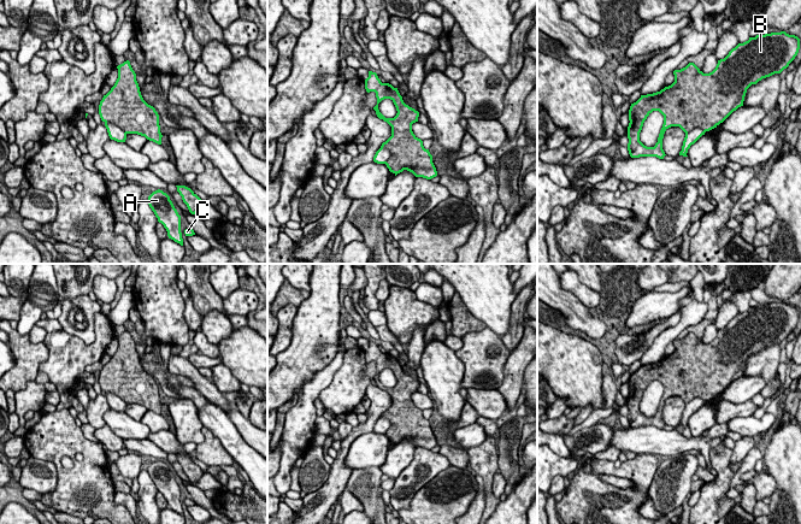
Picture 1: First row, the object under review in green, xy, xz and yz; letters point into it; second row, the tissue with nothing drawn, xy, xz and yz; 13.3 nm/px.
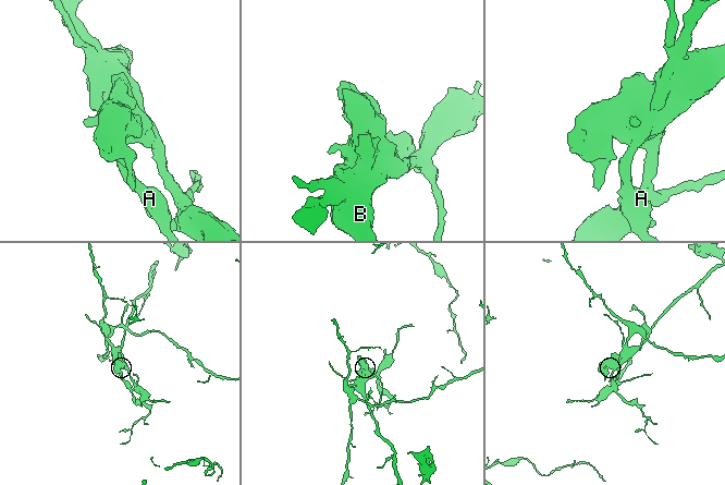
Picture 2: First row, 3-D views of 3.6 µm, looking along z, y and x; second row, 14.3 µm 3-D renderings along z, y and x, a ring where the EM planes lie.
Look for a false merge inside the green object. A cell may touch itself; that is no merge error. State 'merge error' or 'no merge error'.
merge error

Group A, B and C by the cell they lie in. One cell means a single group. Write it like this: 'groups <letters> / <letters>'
groups A / B C

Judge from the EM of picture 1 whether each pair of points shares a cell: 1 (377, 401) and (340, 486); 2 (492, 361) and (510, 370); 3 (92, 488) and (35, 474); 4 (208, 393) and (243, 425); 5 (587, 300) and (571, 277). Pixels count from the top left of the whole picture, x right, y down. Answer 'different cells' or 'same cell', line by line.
1: same cell
2: different cells
3: different cells
4: different cells
5: same cell

